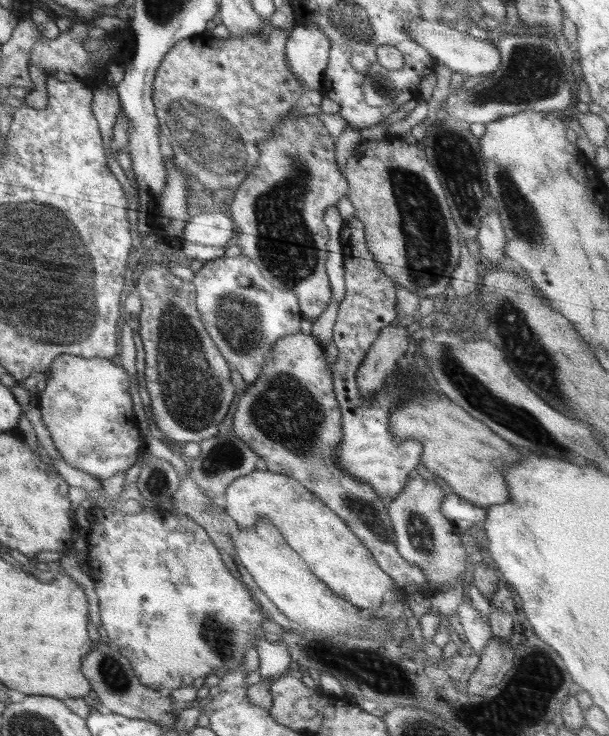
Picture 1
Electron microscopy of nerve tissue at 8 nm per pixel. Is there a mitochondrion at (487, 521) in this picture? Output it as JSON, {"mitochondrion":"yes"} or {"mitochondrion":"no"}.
{"mitochondrion":"no"}

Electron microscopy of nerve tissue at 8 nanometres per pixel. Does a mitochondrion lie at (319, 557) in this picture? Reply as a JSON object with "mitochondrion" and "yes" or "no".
{"mitochondrion":"no"}

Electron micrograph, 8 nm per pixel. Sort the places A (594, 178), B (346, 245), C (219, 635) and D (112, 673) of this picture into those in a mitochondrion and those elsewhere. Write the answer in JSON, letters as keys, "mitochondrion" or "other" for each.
{"A":"other","B":"other","C":"mitochondrion","D":"mitochondrion"}

